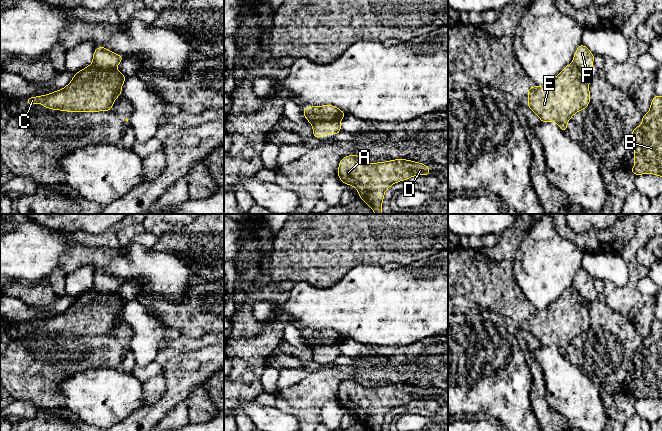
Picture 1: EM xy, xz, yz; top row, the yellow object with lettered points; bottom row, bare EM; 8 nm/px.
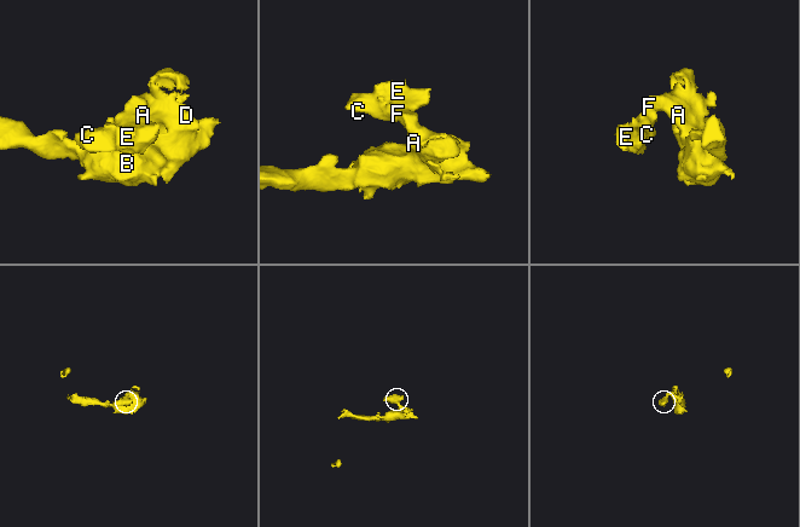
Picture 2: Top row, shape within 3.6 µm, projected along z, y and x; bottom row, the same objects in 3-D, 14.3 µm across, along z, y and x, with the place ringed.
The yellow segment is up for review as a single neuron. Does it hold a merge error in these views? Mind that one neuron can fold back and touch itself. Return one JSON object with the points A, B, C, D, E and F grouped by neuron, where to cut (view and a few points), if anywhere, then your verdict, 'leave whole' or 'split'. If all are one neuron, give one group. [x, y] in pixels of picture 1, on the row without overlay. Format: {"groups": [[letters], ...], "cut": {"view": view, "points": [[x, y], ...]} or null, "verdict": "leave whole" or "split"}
{"groups": [["A", "B", "D", "F"], ["C", "E"]], "cut": {"view": "xz", "points": [[339, 343], [320, 344], [312, 349]]}, "verdict": "split"}

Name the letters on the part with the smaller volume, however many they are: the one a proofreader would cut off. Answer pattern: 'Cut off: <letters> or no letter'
Cut off: C, E

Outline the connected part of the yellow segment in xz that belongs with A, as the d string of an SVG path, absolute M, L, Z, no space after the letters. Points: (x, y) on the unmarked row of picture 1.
M354 378L342 382L338 392L340 404L355 411L370 431L382 430L384 417L392 408L416 399L430 399L430 392L405 383L366 388Z

